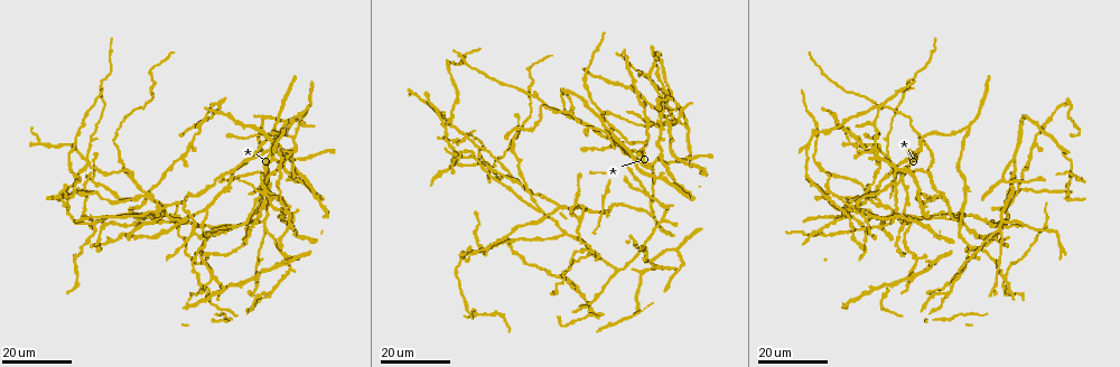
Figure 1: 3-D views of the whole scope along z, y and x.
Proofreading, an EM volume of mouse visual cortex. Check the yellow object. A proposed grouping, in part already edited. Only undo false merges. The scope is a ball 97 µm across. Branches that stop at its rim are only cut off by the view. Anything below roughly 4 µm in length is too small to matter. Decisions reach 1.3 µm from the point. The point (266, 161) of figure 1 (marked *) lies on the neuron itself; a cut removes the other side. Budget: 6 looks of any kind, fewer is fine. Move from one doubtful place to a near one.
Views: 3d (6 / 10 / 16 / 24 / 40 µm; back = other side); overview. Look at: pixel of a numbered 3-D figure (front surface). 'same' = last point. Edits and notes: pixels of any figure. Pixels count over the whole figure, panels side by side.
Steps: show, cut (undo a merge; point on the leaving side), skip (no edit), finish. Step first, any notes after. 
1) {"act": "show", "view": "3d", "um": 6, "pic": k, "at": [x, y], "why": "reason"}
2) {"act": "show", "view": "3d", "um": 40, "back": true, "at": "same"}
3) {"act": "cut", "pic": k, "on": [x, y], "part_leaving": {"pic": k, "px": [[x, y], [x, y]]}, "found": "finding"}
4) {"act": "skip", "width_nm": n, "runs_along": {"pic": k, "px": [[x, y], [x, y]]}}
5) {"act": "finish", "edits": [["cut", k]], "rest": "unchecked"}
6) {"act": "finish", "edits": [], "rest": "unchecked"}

{"act": "show", "view": "3d", "um": 16, "pic": 1, "at": [269, 189], "why": "four-way junction"}

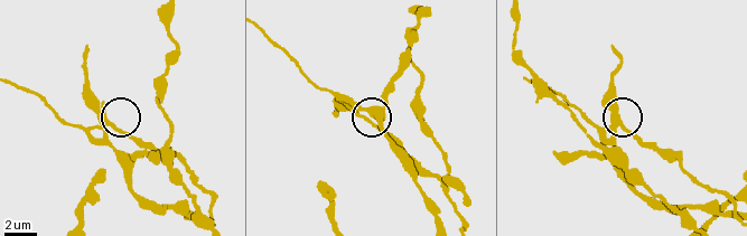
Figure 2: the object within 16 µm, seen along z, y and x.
{"act": "show", "view": "3d", "um": 6, "pic": 2, "at": [619, 124]}

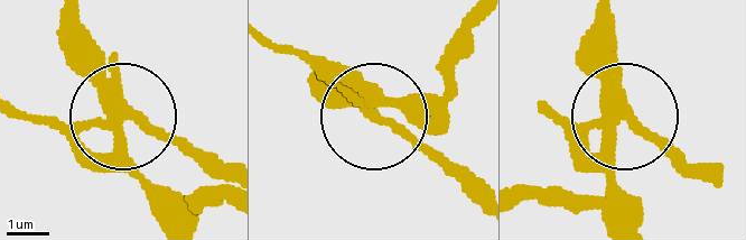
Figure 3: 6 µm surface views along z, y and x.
{"act": "show", "view": "3d", "um": 6, "back": true, "pic": 3, "at": [126, 111], "why": "from behind"}

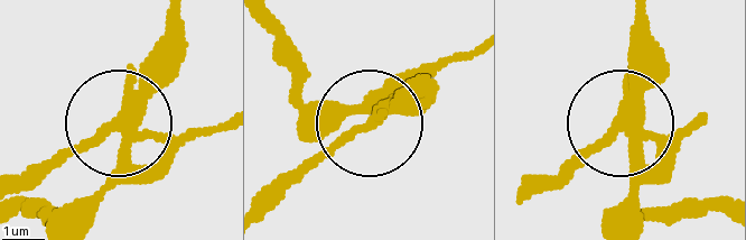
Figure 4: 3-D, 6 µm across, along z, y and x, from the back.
{"act": "cut", "pic": 4, "on": [86, 139], "width_nm": 260, "found": "a second neuron is stuck on"}

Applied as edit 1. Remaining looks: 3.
{"act": "show", "view": "overview", "why": "redraw"}

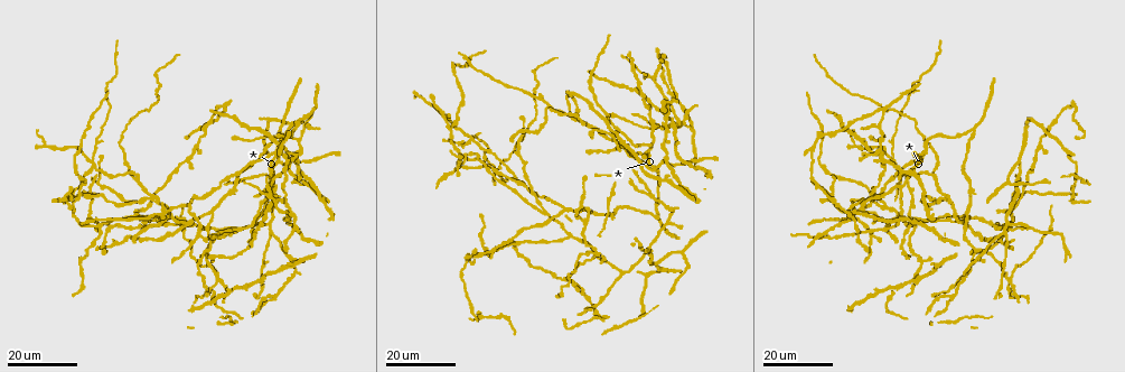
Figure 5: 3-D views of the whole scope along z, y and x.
{"act": "show", "view": "3d", "um": 16, "pic": 5, "at": [215, 281], "why": "thin arm on a thick one"}

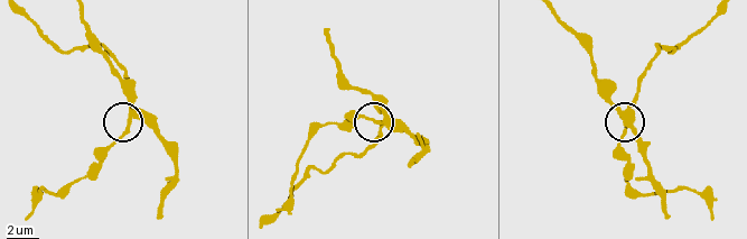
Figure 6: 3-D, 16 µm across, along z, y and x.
{"act": "show", "view": "3d", "um": 10, "pic": 6, "at": [382, 121]}

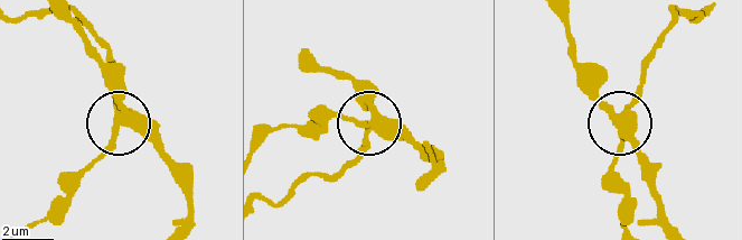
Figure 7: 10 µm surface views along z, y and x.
{"act": "skip", "side_arm_um": 14, "runs_along": {"pic": 7, "px": [[68, 20], [99, 65], [120, 117], [106, 148], [71, 185]]}, "found": "one neuron here"}

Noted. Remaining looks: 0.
{"act": "finish", "edits": [["cut", 4]], "rest": "unchecked"}

